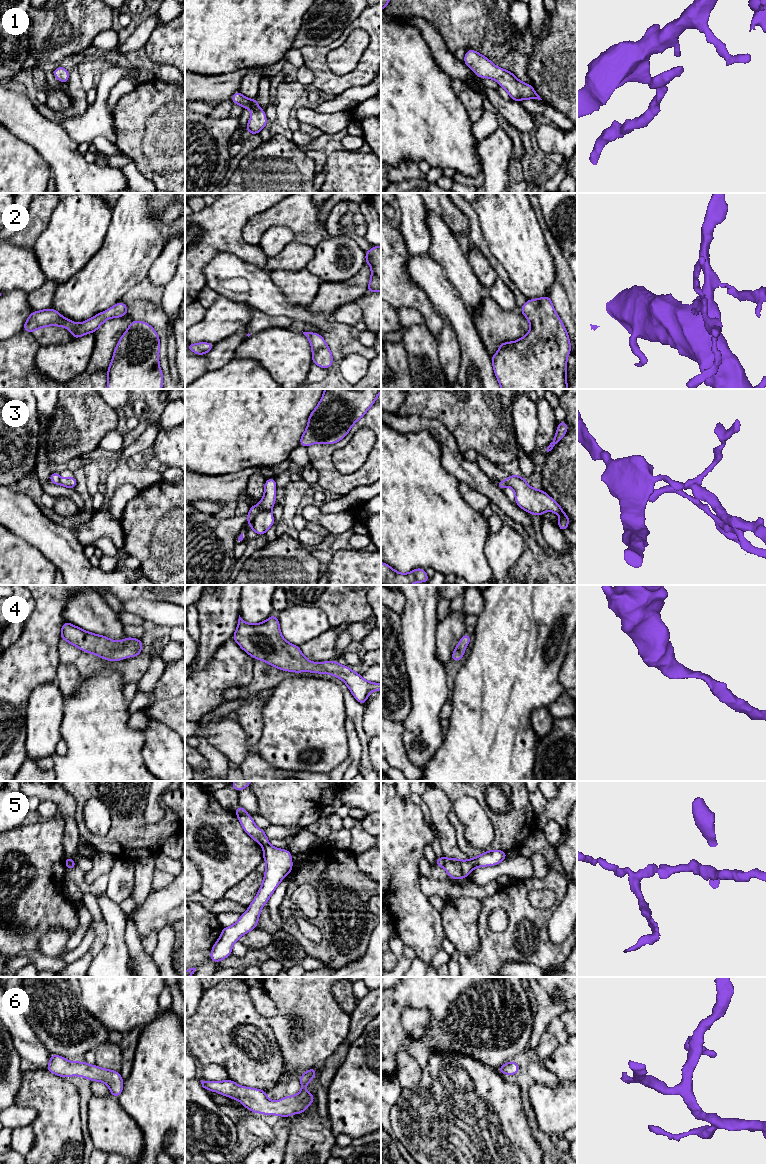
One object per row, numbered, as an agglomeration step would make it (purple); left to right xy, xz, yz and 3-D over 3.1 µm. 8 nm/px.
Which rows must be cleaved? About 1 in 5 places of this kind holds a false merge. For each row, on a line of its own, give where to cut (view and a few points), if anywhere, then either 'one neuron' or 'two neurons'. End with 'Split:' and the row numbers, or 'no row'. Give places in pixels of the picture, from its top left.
1: cut none; one neuron
2: cut none; one neuron
3: cut xz (270, 510), (259, 512), (251, 525); two neurons
4: cut none; one neuron
5: cut yz (445, 858), (443, 866); two neurons
6: cut none; one neuron
Split: 3, 5

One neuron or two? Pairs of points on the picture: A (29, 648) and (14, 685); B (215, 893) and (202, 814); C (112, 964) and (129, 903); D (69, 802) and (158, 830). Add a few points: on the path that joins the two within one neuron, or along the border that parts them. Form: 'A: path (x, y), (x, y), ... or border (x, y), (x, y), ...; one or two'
A: path (29, 657), (29, 660), (15, 676); one
B: path (219, 873), (229, 858), (228, 844), (220, 832); one
C: border (120, 905), (126, 915); two
D: border (66, 791), (75, 800), (75, 822), (78, 827); two

